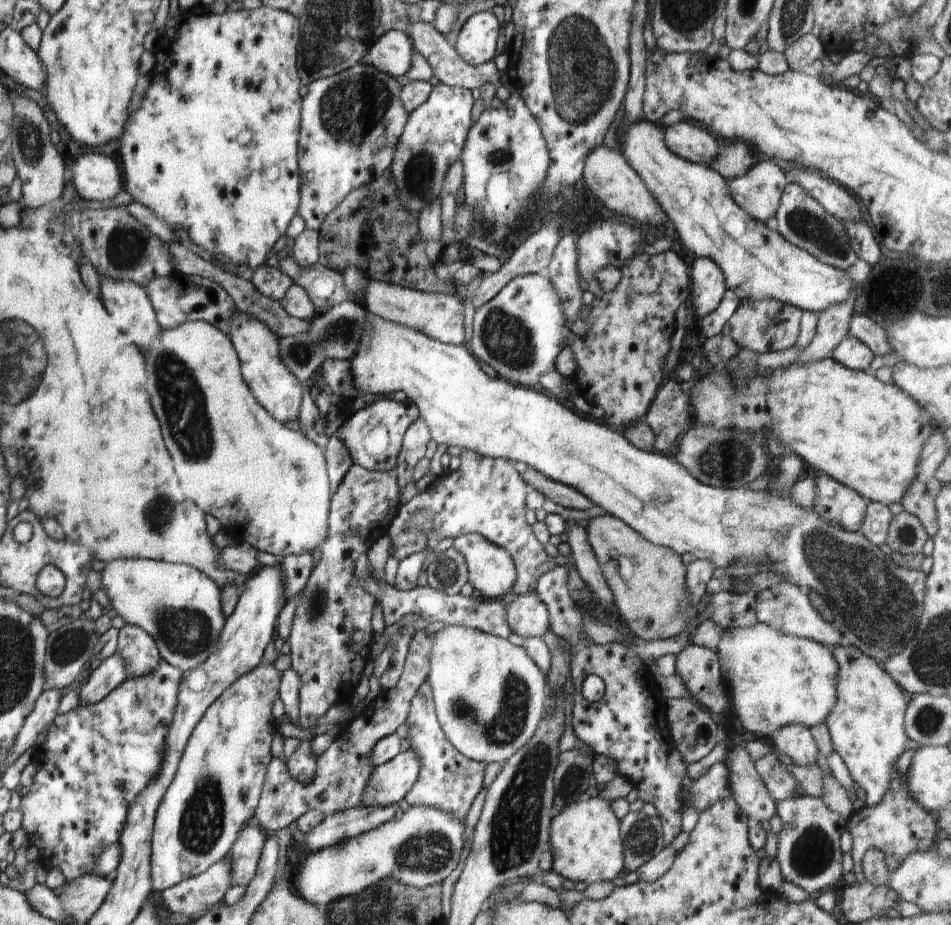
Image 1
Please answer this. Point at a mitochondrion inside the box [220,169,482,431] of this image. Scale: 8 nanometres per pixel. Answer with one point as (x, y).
(343, 330)

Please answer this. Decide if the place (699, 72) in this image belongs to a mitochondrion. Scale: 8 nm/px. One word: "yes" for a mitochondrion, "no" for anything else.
no

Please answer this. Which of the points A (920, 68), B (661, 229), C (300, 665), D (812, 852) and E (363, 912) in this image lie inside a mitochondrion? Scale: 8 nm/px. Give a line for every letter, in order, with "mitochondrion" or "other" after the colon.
A: other
B: other
C: other
D: mitochondrion
E: mitochondrion

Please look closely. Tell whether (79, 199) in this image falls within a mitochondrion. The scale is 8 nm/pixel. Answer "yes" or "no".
no

